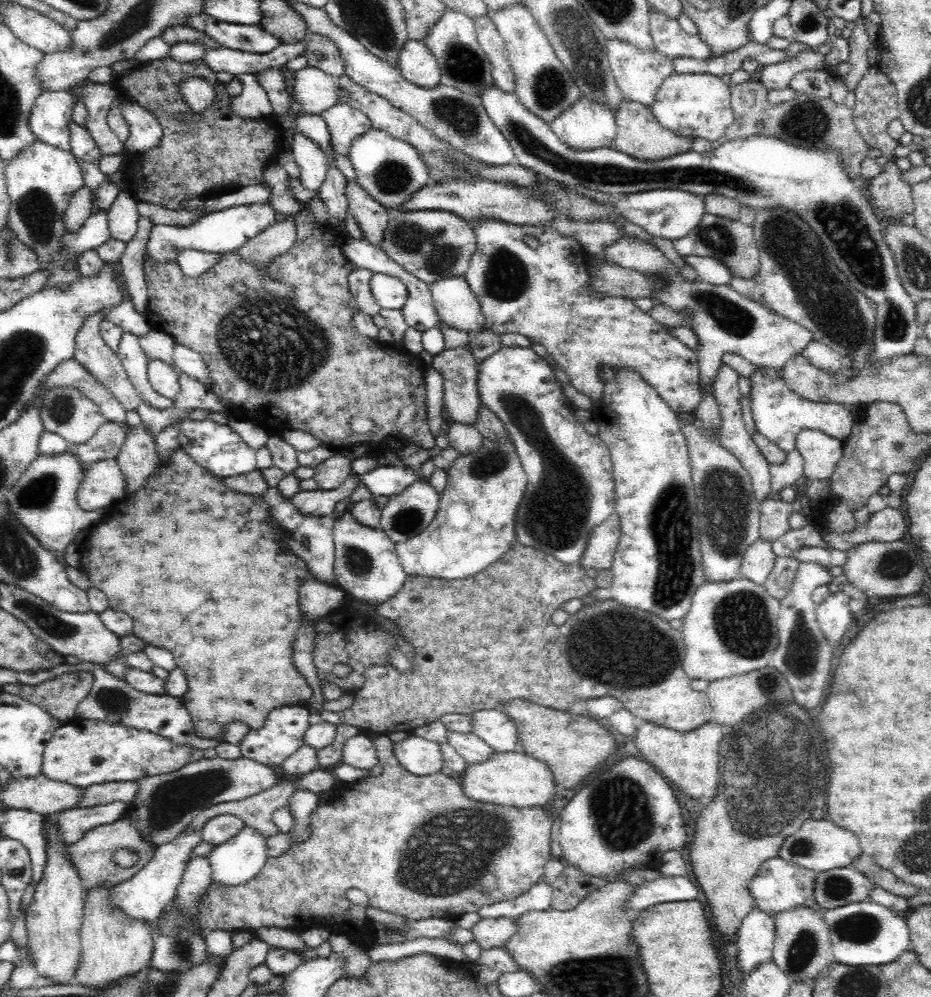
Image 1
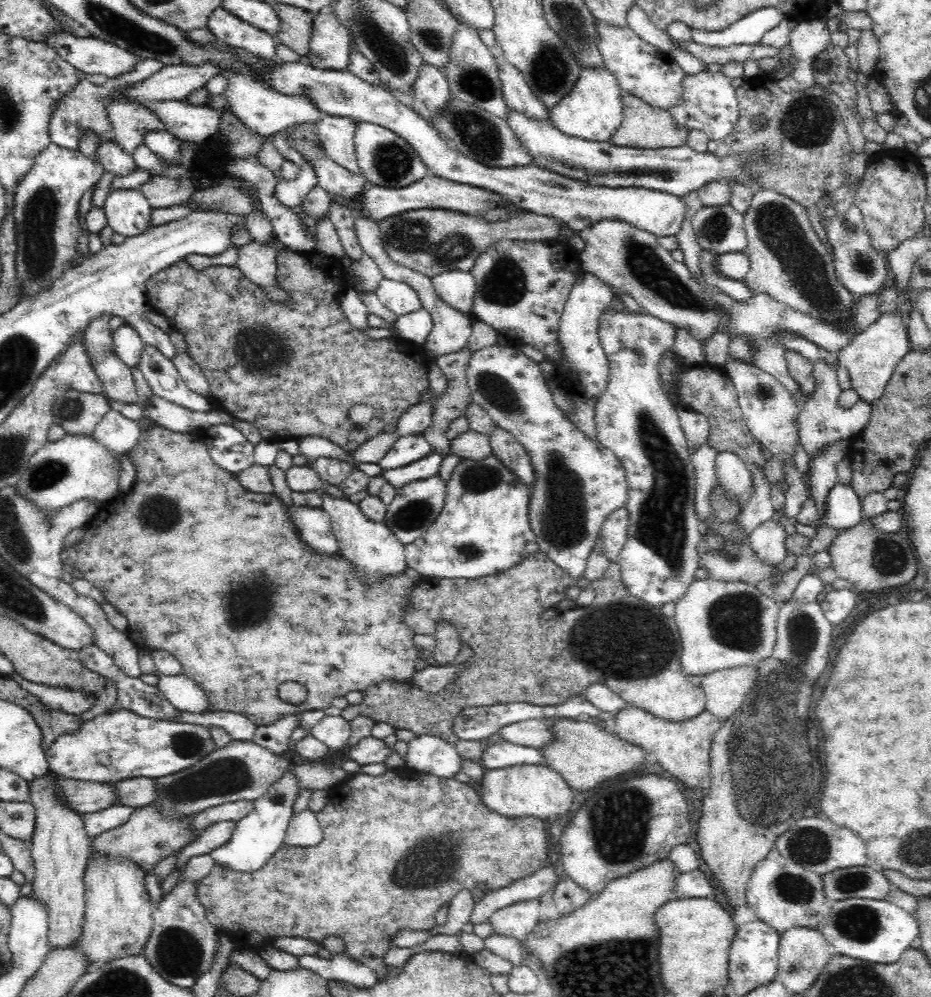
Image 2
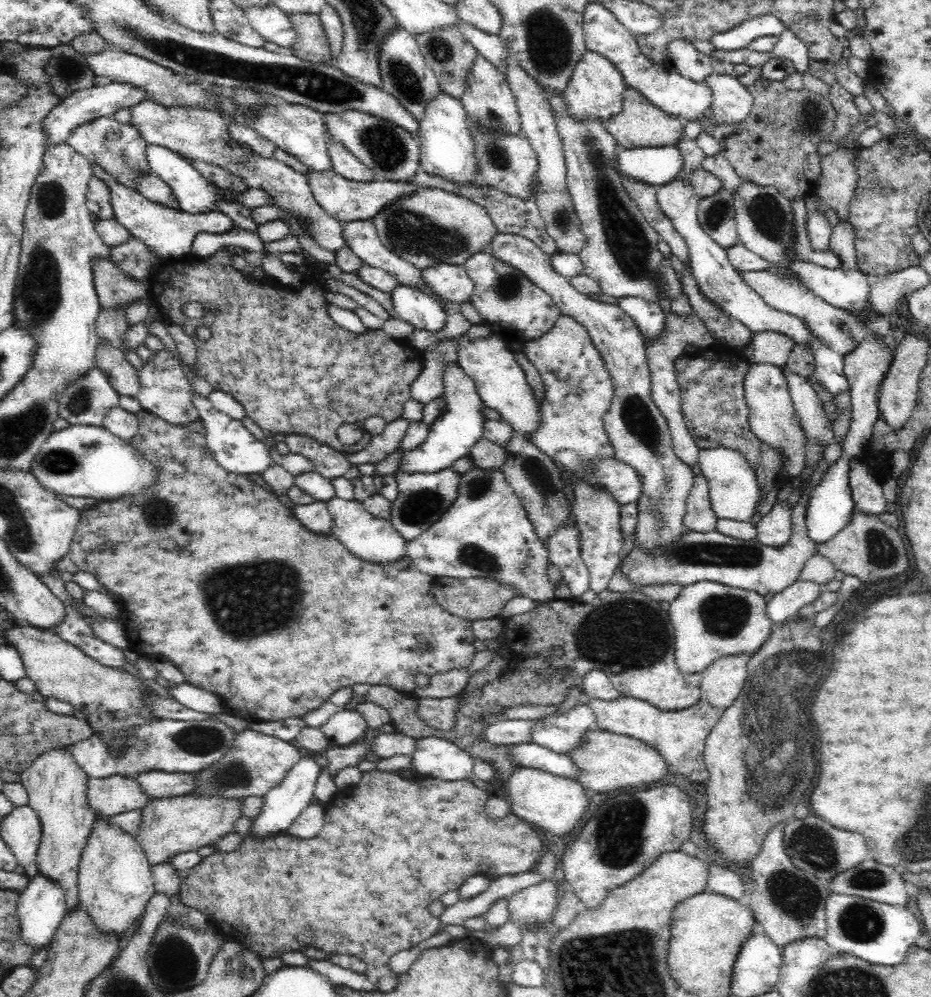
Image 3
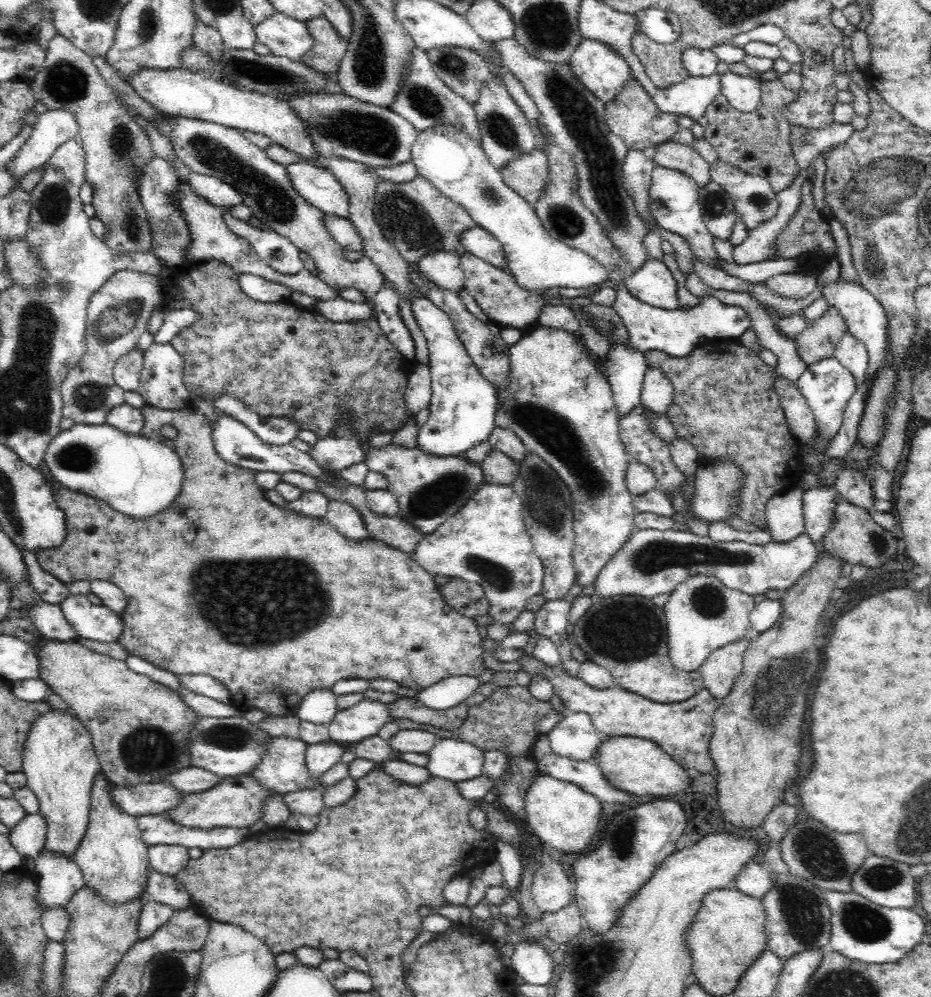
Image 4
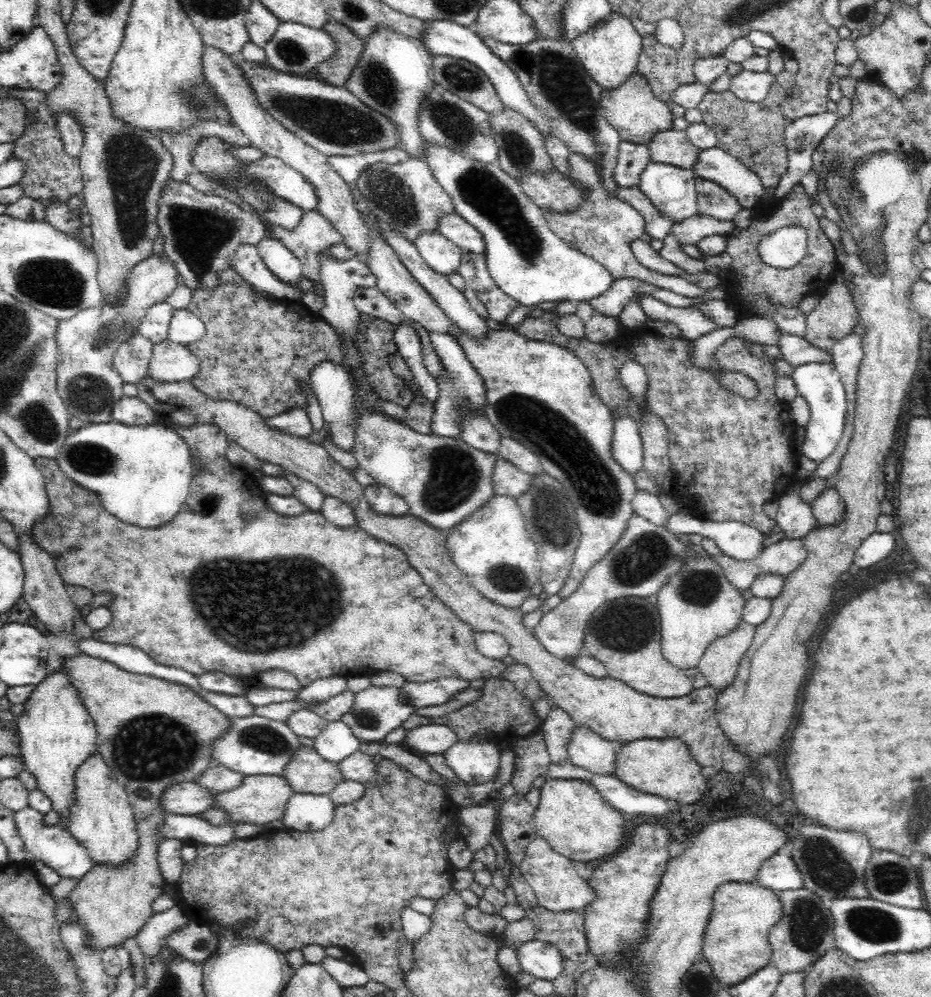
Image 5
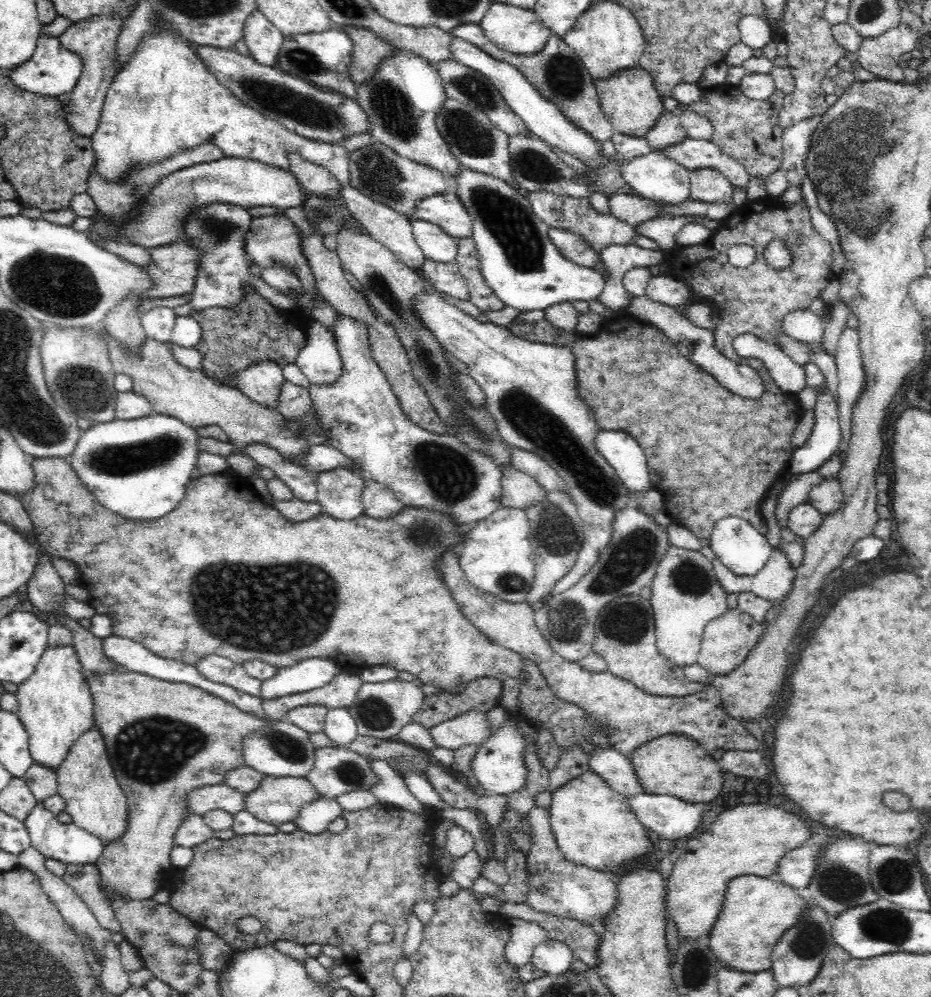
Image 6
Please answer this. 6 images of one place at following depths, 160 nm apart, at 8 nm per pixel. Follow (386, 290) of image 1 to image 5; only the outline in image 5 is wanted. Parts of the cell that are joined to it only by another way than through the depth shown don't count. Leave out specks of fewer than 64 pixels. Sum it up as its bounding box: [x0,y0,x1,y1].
[429,333,485,438]

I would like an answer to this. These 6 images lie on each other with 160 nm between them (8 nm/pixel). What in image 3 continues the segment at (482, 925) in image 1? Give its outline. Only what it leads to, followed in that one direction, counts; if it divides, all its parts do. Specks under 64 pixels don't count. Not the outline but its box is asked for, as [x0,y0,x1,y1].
[509,878,559,926]

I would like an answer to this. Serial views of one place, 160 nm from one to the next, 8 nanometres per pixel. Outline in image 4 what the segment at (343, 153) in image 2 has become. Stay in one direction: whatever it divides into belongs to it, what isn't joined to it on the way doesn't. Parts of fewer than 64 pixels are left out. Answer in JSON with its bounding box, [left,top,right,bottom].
[329,157,424,304]

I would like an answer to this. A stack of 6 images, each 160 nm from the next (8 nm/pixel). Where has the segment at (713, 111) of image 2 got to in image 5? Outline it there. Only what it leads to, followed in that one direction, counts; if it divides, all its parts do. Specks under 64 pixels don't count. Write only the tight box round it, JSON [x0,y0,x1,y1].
[730,70,775,102]

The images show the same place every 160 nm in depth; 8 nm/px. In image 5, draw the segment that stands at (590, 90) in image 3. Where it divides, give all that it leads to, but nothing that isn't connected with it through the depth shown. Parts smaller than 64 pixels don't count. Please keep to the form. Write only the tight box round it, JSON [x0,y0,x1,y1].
[571,12,643,89]

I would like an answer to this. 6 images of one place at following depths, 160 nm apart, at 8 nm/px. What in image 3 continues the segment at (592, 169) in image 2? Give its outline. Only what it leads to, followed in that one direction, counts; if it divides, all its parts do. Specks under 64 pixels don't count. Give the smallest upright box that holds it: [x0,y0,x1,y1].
[618,145,683,188]

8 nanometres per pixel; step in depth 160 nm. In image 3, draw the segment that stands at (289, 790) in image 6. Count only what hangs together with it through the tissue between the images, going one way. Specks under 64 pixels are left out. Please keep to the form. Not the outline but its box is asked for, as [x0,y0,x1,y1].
[135,794,243,865]

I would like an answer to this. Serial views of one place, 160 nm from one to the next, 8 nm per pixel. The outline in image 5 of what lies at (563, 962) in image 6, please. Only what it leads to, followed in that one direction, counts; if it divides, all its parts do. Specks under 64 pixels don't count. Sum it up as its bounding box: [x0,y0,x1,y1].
[517,939,564,980]

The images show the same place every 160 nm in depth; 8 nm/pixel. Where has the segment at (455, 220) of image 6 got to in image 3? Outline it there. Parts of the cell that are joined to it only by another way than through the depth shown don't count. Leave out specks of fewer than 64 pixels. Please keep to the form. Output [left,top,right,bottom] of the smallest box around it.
[484,232,697,549]

